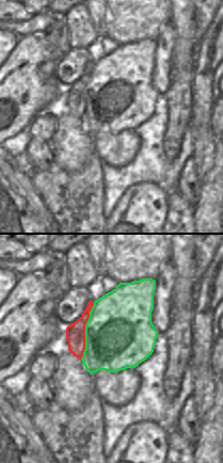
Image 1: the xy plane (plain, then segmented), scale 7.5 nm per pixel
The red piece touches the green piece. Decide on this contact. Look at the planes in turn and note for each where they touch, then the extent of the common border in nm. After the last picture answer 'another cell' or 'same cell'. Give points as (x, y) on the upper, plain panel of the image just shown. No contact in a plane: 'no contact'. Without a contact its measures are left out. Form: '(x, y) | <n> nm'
(84, 92) | 440 nm

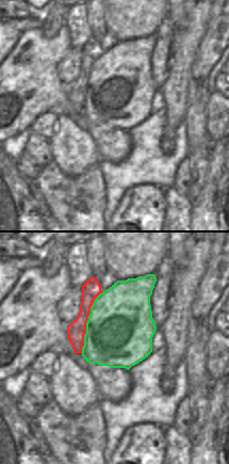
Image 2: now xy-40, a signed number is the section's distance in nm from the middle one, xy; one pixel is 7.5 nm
(86, 82) | 500 nm

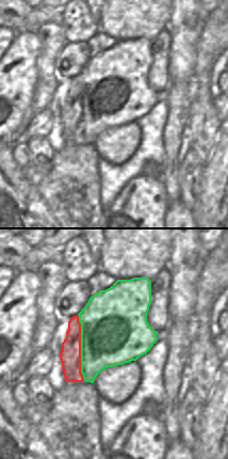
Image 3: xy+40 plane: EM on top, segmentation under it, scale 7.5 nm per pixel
(80, 108) | 500 nm

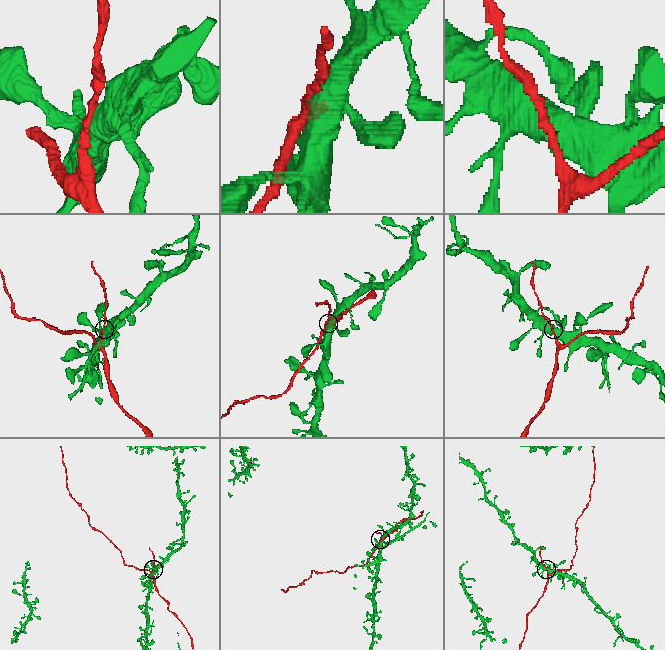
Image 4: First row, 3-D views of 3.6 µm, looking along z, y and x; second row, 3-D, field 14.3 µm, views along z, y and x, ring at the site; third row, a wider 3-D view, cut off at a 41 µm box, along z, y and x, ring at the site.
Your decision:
same cell

